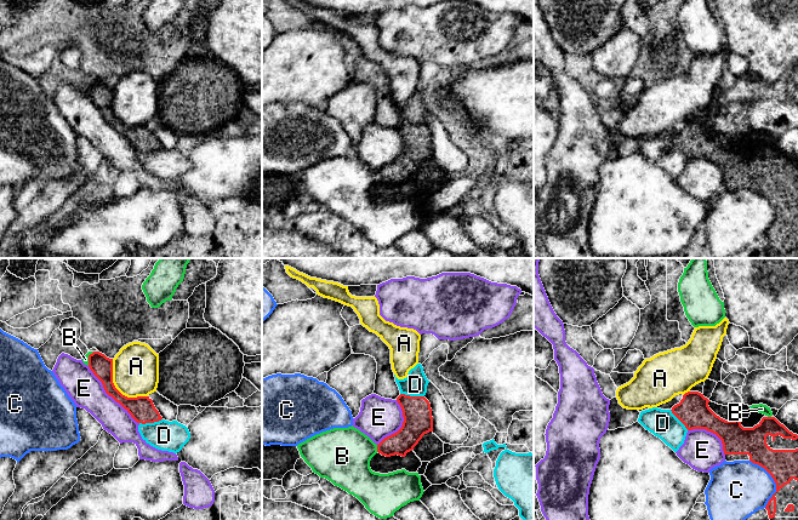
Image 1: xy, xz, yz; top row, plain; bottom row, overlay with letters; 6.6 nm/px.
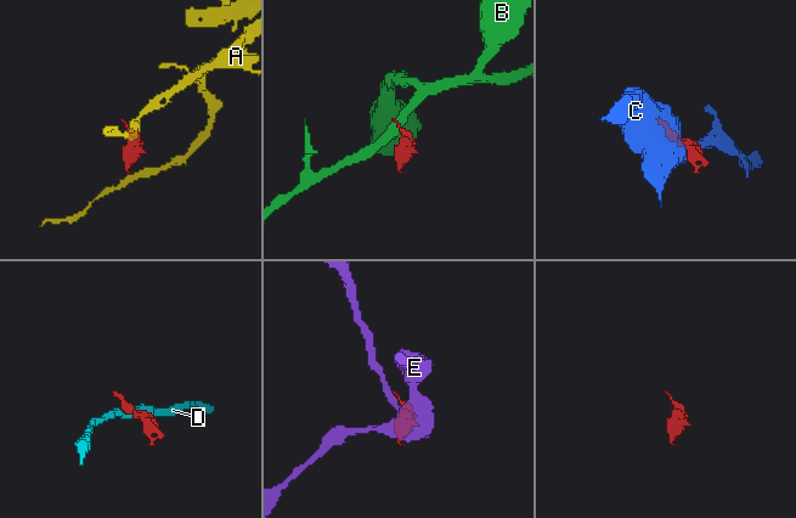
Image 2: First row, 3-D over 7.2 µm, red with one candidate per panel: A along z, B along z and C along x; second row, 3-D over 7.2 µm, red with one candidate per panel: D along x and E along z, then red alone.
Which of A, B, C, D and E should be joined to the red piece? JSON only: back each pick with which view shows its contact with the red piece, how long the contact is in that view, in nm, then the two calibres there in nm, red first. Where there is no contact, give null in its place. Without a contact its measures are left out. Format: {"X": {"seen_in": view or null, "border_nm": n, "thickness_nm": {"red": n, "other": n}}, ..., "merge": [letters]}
{"merge": []}

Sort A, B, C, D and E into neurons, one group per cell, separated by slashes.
A / B / C / D / E

